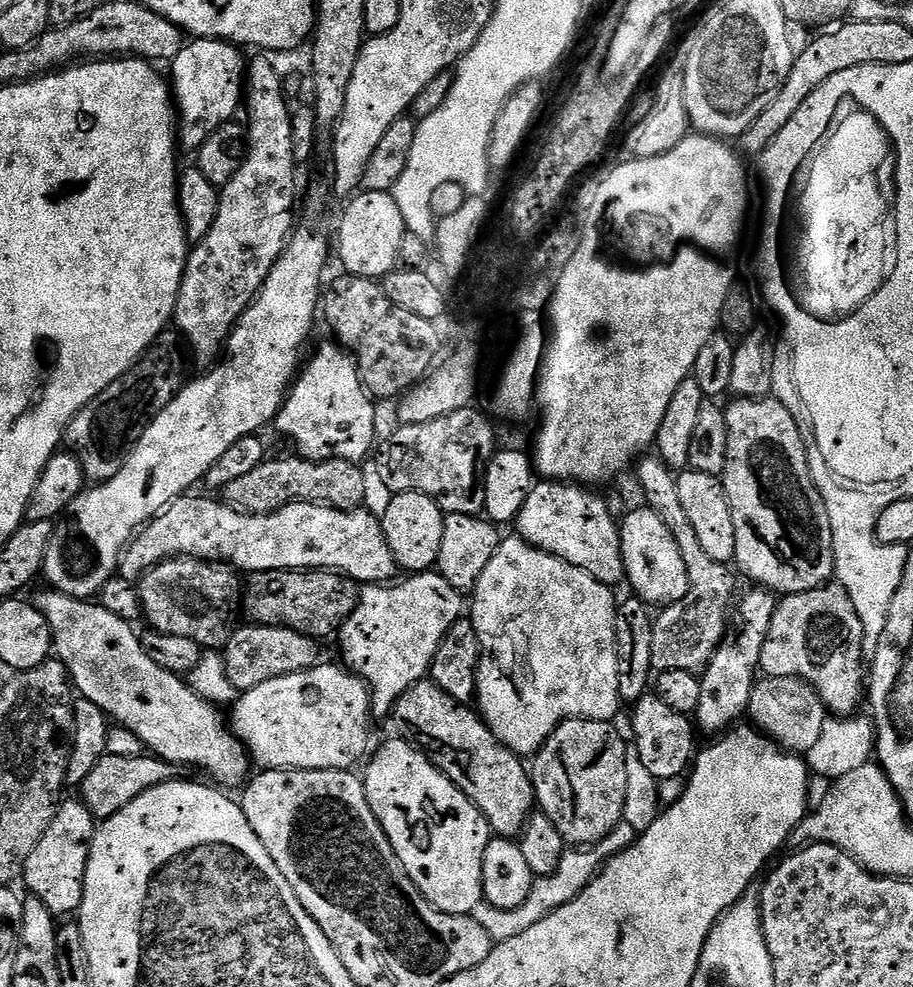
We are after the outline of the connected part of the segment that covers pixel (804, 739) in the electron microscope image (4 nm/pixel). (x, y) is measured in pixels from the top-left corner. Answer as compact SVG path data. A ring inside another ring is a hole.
M774 676L757 681L752 688L747 715L751 723L766 733L781 749L807 754L822 734L826 709L820 695L804 680L793 676Z

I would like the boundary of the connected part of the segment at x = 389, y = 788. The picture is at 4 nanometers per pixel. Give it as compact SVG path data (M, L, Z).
M407 739L388 740L376 753L371 753L367 761L368 773L363 773L366 798L374 818L382 826L390 846L394 846L406 874L414 886L439 912L451 916L466 916L484 900L482 882L482 858L490 839L488 824L482 820L477 808L472 806L470 798L456 788L455 782L443 776L433 766L432 761L413 746Z

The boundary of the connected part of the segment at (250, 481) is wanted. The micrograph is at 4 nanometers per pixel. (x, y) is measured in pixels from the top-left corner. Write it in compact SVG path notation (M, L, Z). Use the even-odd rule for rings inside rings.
M292 454L289 460L268 460L265 459L250 474L236 474L227 481L227 499L233 505L247 510L253 514L276 512L282 506L292 503L293 500L311 500L327 504L334 508L345 510L356 510L361 507L364 495L368 492L368 484L364 481L364 472L359 463L351 464L345 460L306 460L299 455Z

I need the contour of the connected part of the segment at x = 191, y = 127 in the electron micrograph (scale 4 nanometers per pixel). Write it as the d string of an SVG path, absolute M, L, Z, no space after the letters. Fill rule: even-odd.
M192 38L170 61L170 87L178 109L178 144L181 149L198 150L222 125L229 123L242 108L242 93L246 88L245 53L226 40Z

